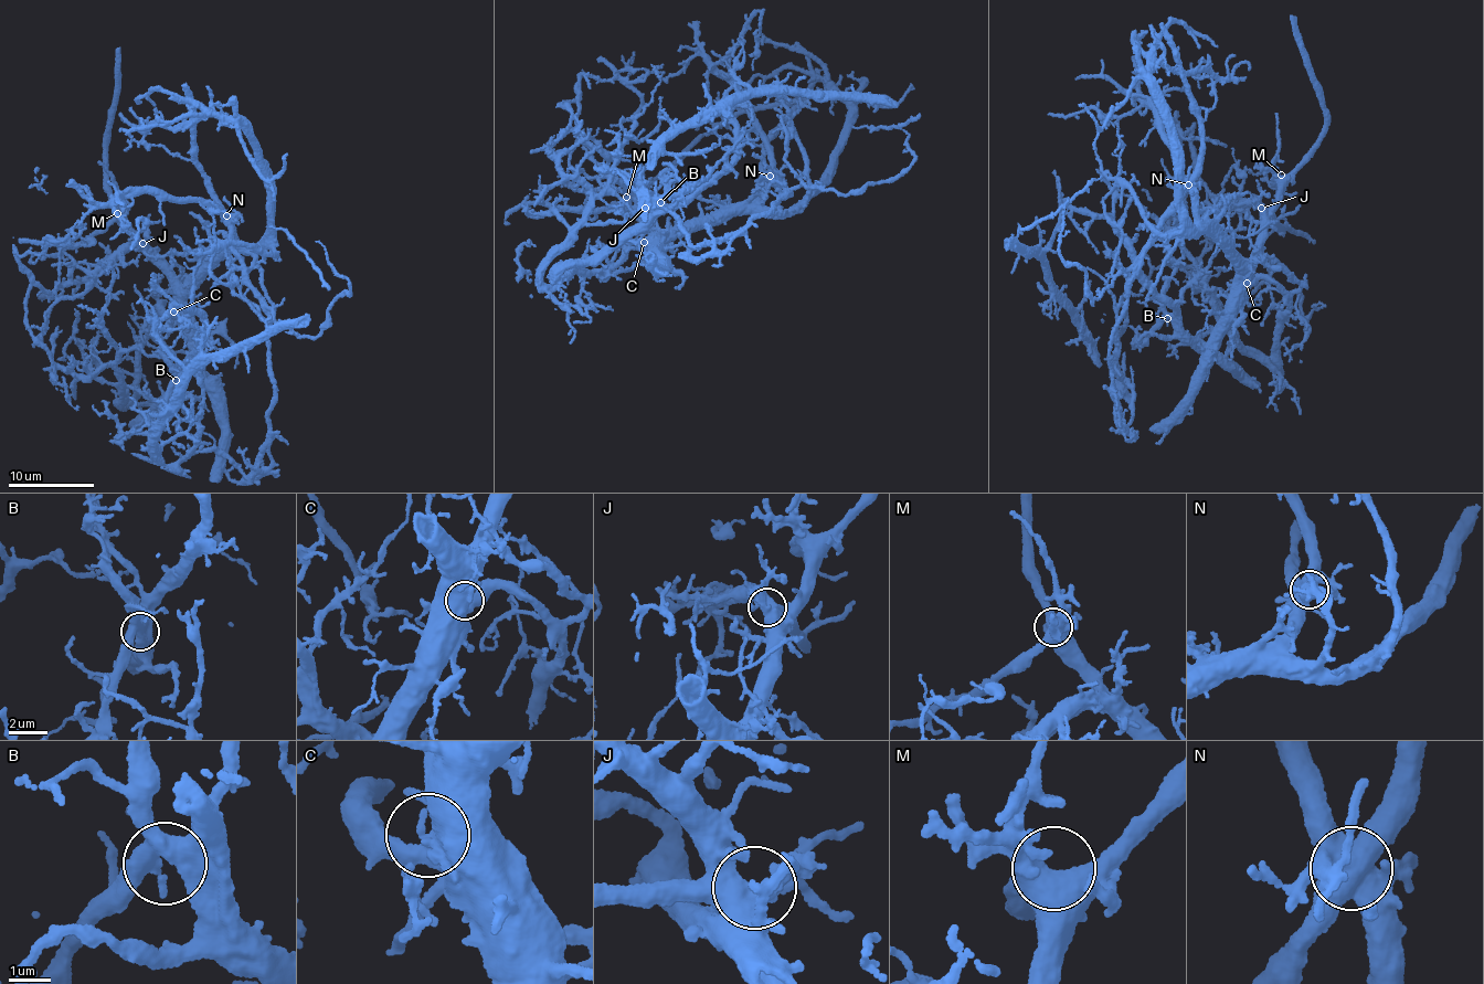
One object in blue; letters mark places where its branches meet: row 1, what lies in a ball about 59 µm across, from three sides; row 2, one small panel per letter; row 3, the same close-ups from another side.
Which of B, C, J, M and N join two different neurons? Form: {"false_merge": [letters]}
{"false_merge": ["C", "N"]}

